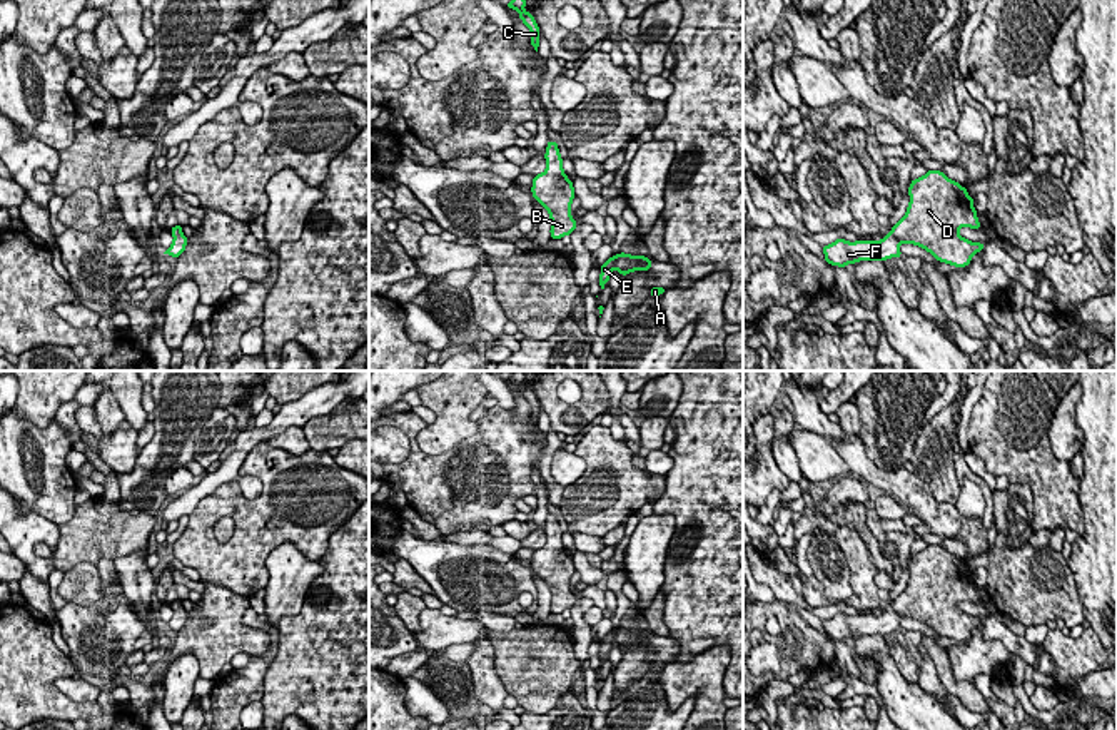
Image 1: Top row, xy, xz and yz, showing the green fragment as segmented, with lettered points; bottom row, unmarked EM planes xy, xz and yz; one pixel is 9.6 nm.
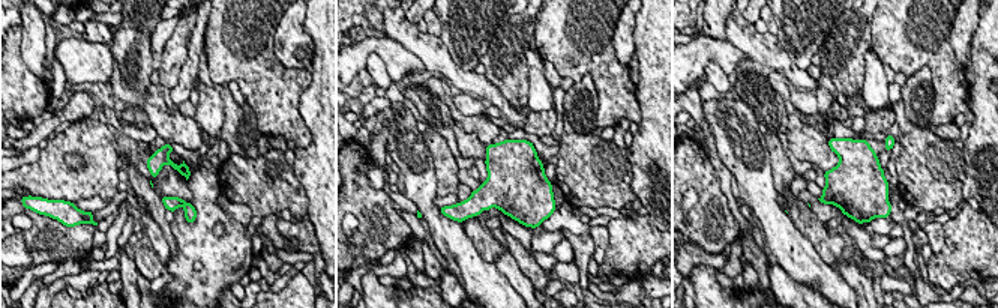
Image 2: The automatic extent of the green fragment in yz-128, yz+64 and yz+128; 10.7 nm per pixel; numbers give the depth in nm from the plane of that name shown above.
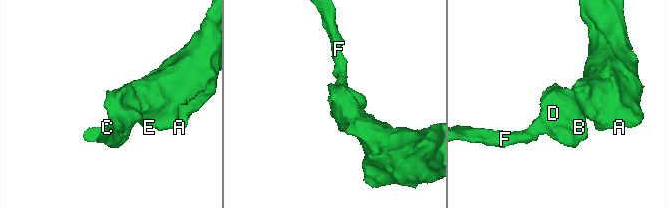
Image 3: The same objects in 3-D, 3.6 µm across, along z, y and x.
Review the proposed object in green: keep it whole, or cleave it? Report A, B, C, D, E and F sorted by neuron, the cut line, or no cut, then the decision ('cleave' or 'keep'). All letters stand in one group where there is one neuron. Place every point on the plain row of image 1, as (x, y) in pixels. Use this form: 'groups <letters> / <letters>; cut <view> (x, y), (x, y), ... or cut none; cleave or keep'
groups A B C D E F; cut none; keep

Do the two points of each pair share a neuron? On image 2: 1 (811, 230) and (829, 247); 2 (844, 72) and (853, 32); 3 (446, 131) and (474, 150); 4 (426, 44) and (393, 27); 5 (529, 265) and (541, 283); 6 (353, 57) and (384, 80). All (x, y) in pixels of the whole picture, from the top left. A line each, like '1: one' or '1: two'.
1: one
2: one
3: two
4: one
5: one
6: two

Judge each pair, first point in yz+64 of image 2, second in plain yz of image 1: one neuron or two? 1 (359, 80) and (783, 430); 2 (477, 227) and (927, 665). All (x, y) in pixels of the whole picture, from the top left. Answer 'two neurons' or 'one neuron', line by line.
1: two neurons
2: two neurons

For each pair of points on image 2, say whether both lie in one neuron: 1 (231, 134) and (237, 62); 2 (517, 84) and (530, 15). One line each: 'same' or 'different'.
1: different
2: same

